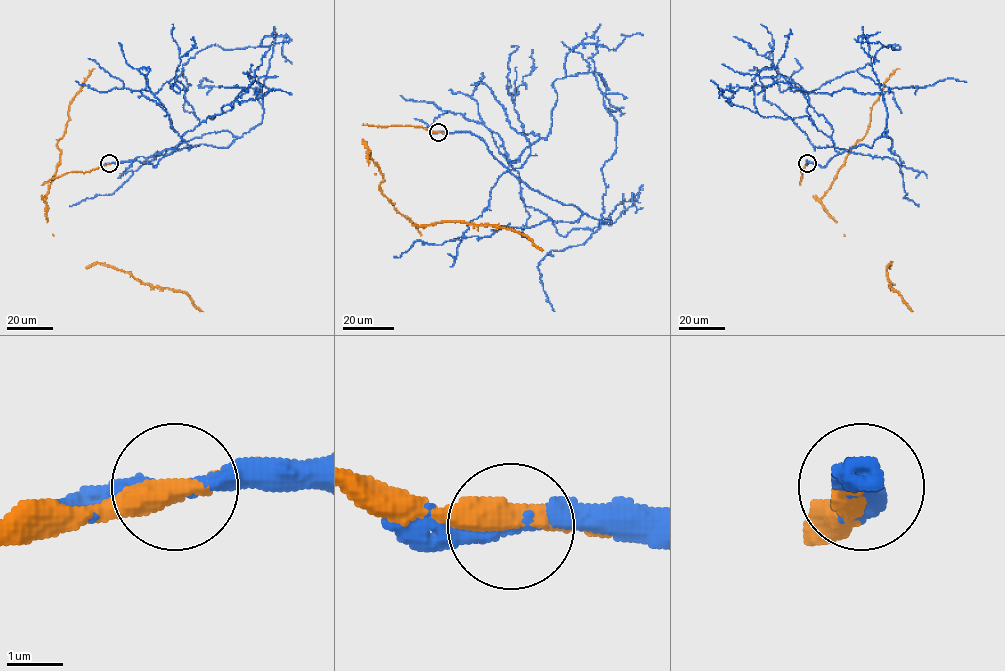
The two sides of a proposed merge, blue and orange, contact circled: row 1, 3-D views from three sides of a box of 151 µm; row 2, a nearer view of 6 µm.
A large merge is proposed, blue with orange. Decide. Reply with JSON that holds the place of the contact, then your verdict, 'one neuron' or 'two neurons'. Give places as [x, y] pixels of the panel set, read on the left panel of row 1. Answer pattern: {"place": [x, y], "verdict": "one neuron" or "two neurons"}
{"place": [109, 163], "verdict": "one neuron"}

